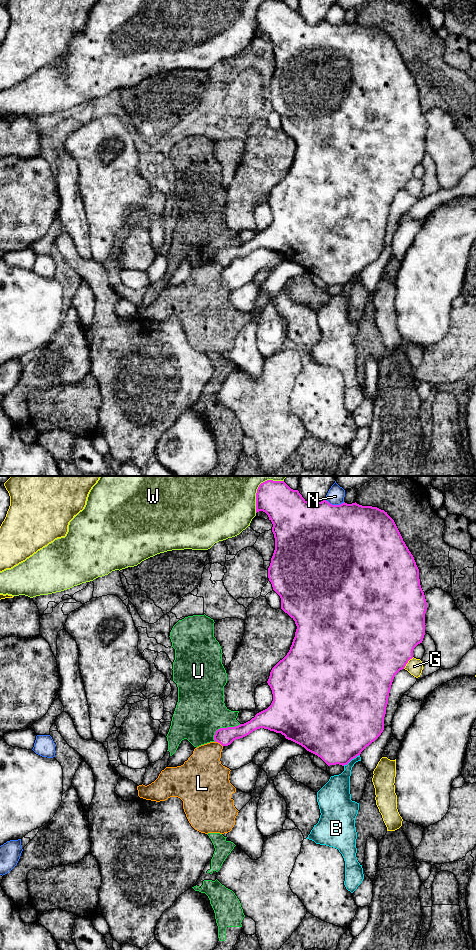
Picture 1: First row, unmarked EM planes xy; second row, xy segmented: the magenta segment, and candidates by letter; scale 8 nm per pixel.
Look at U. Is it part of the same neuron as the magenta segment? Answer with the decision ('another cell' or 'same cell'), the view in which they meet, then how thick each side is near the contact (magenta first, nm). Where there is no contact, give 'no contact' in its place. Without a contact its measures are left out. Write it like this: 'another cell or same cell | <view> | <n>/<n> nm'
another cell | xy | 140/400 nm

